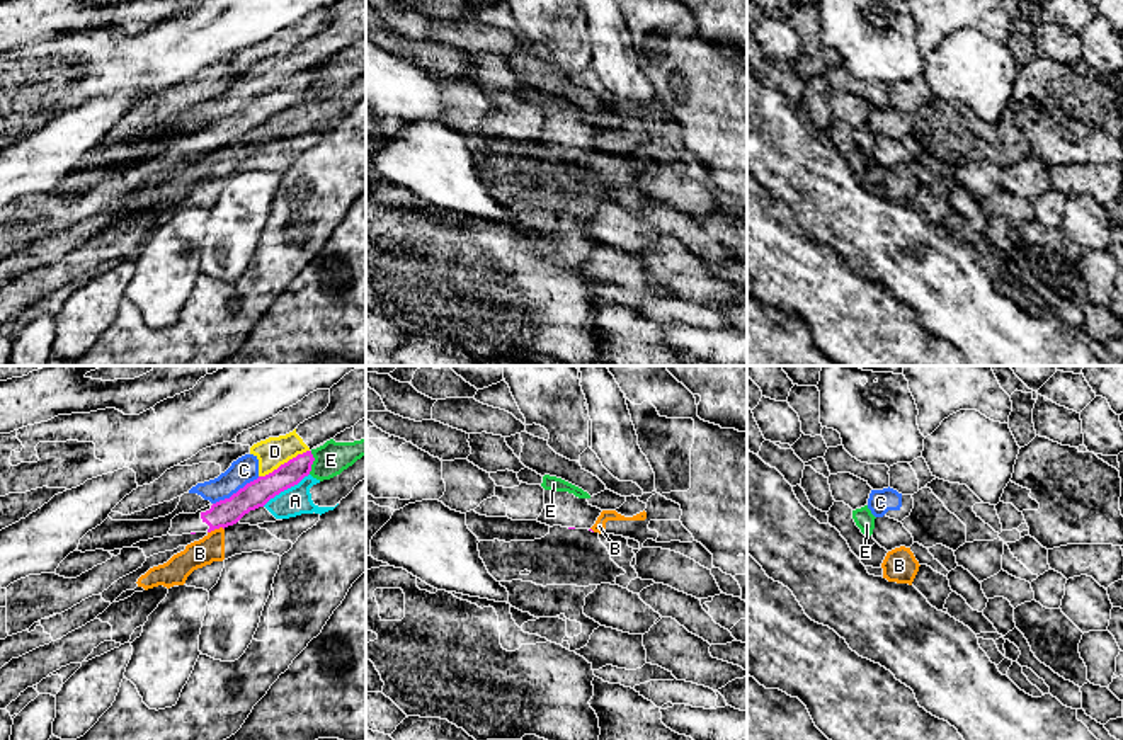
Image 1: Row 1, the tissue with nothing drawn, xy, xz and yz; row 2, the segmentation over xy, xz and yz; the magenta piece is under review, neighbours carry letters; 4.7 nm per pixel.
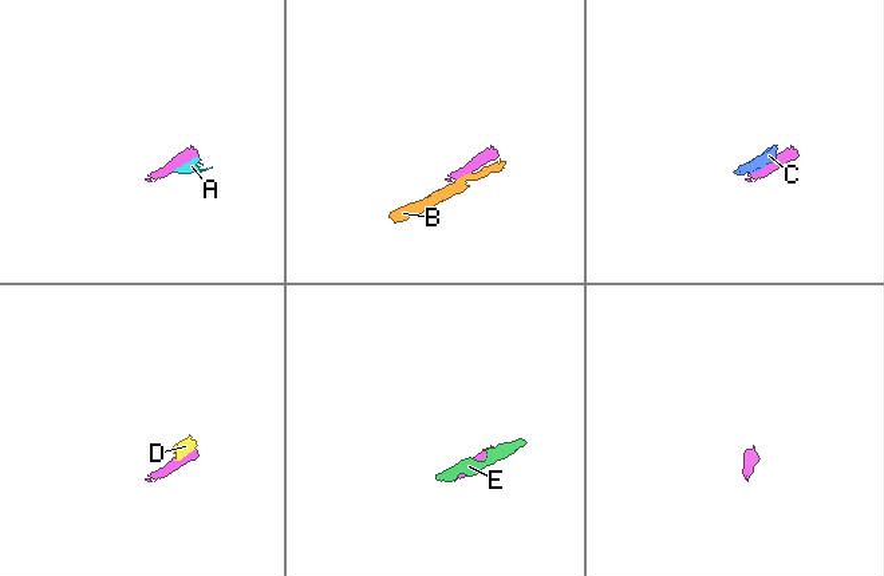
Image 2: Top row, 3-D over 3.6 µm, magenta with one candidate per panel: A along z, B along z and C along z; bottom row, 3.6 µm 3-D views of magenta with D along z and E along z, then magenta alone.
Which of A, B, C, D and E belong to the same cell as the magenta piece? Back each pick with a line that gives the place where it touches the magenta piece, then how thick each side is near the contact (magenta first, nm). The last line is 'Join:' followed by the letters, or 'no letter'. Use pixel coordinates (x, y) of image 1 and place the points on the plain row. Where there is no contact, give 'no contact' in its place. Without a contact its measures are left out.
Join: no letter

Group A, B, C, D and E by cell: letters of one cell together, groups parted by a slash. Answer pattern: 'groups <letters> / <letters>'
groups A B / C D / E

